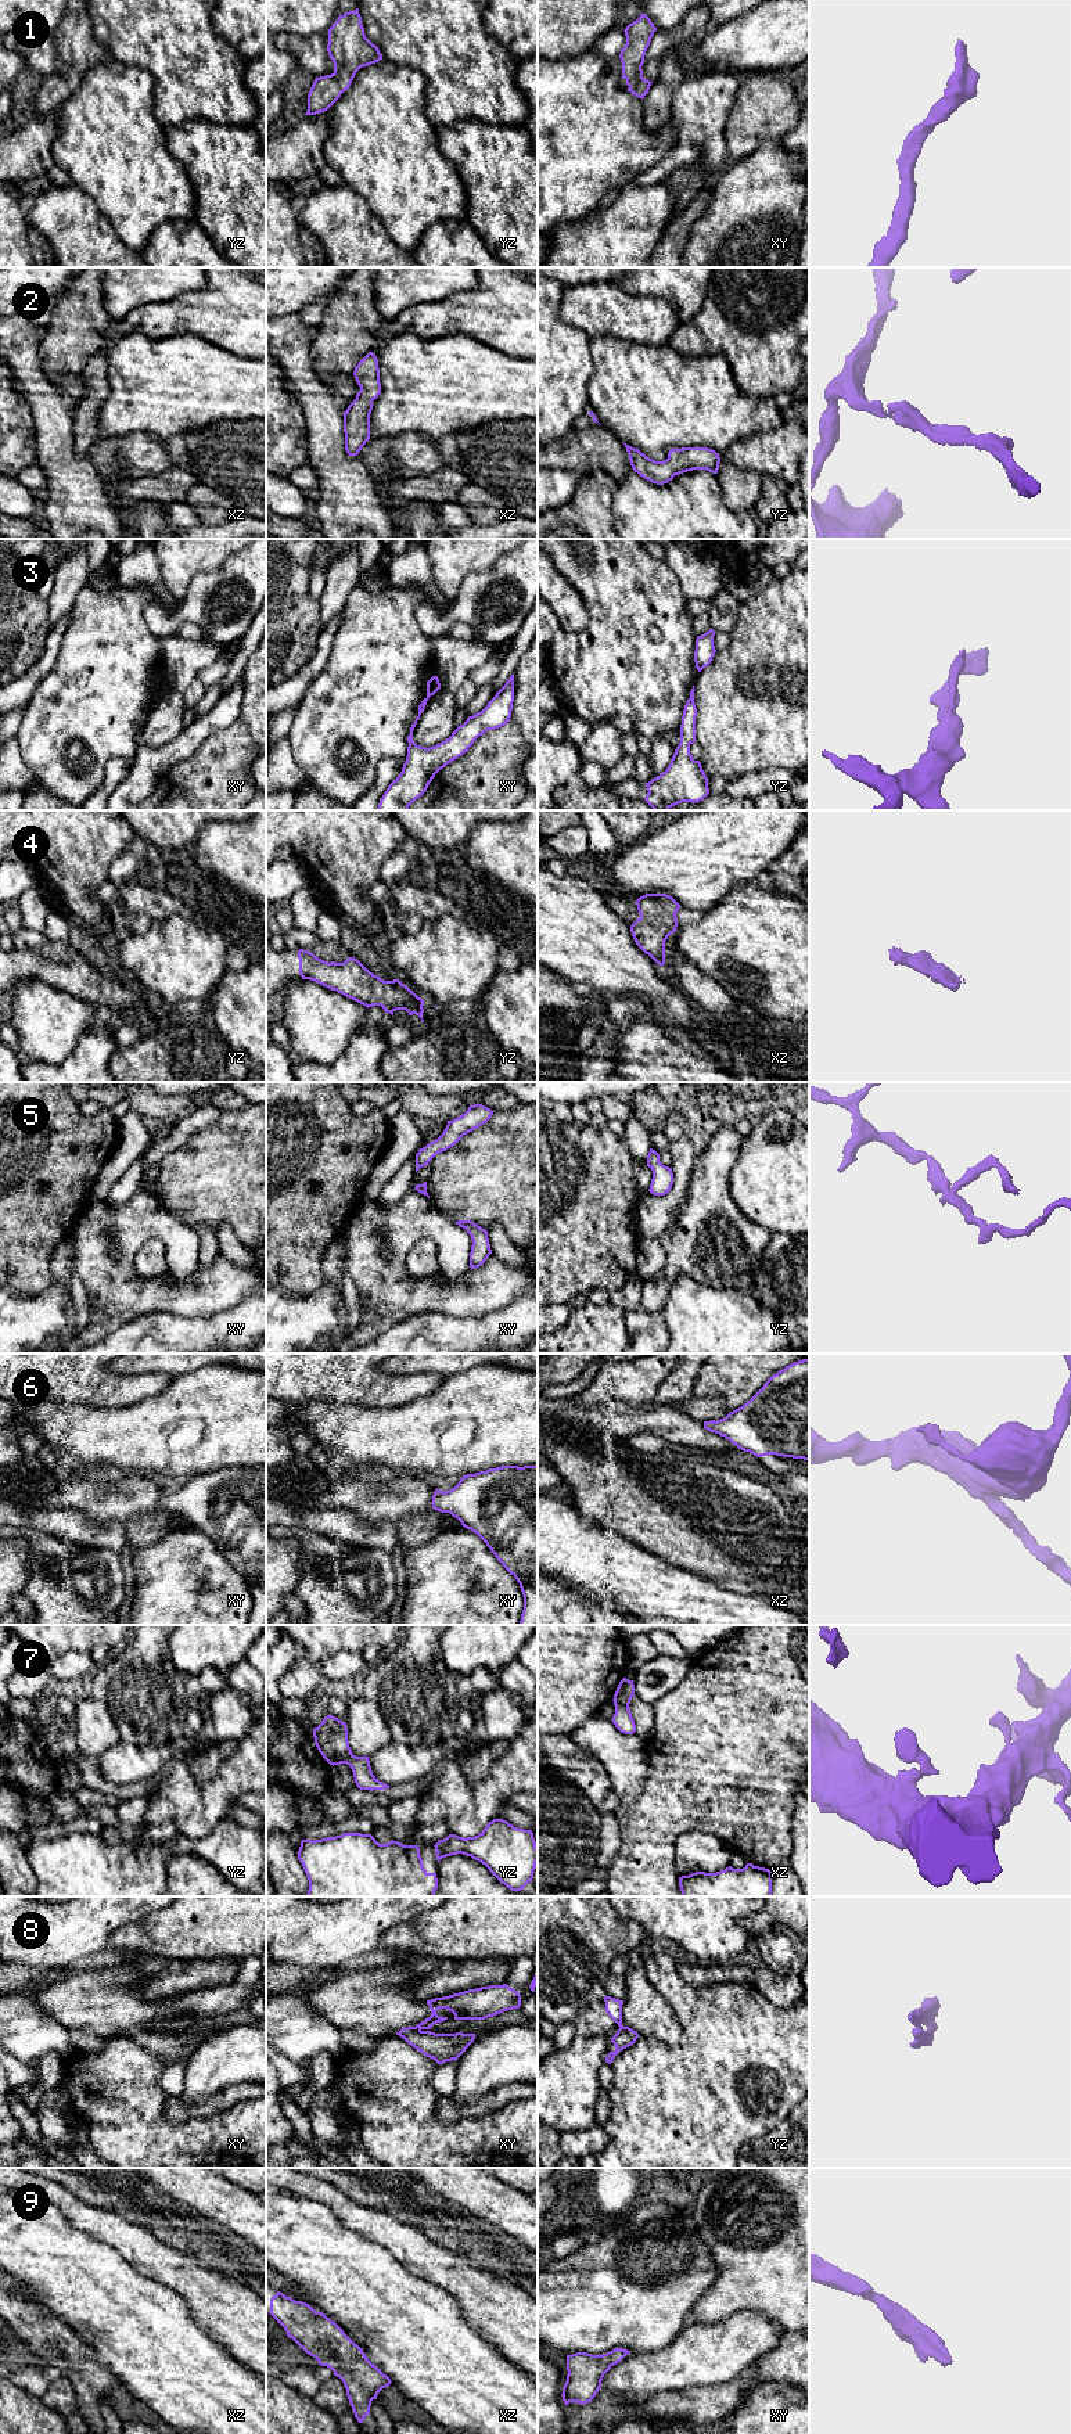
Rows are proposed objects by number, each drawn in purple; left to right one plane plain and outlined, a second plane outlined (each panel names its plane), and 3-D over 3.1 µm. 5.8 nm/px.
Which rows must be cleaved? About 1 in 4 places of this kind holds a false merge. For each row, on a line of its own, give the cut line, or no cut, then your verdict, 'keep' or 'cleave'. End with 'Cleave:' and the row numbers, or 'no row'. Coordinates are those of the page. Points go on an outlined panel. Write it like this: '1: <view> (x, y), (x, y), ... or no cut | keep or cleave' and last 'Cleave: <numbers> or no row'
1: no cut | keep
2: no cut | keep
3: no cut | keep
4: no cut | keep
5: no cut | keep
6: no cut | keep
7: no cut | keep
8: xy (414, 2027), (420, 2030) | cleave
9: no cut | keep
Cleave: 8

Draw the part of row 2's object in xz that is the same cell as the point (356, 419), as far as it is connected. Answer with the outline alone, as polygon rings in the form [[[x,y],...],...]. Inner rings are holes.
[[[369,352],[355,367],[353,375],[360,391],[344,411],[345,450],[349,456],[357,456],[370,439],[373,400],[381,393],[377,356]]]

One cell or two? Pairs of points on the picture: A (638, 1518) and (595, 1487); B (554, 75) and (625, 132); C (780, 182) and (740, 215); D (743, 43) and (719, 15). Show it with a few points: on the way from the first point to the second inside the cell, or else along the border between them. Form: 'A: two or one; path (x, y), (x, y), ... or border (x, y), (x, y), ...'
A: one; path (626, 1507), (606, 1487)
B: one; path (572, 93), (607, 128)
C: one; path (771, 189), (750, 209)
D: two; border (743, 14), (717, 25)

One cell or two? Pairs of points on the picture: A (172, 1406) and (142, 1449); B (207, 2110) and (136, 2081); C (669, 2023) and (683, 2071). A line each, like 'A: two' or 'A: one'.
A: one
B: two
C: two

